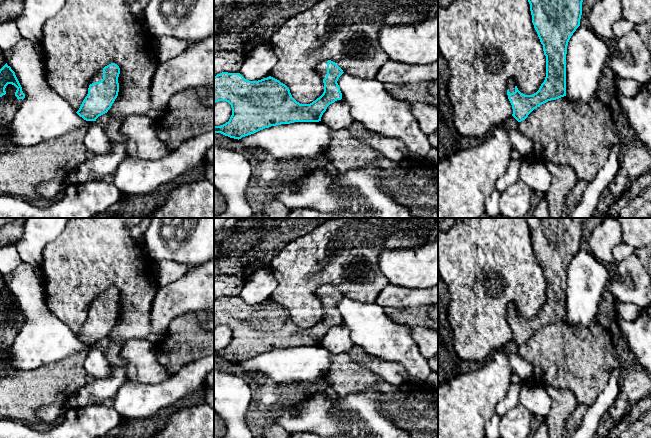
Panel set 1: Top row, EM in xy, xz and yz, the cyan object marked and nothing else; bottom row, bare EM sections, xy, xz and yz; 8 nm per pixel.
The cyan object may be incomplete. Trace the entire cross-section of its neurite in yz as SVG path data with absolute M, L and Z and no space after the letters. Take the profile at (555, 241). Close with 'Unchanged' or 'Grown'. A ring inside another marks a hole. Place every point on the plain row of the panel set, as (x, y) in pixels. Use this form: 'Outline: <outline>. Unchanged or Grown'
Outline: M524 218L530 228L532 247L543 269L546 280L546 301L533 319L521 317L513 303L508 305L507 319L512 329L512 340L521 346L540 329L566 320L566 278L568 266L580 250L582 226L585 218Z. Grown

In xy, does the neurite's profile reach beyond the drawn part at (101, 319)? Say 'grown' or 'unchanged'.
grown

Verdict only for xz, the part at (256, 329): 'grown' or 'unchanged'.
grown

